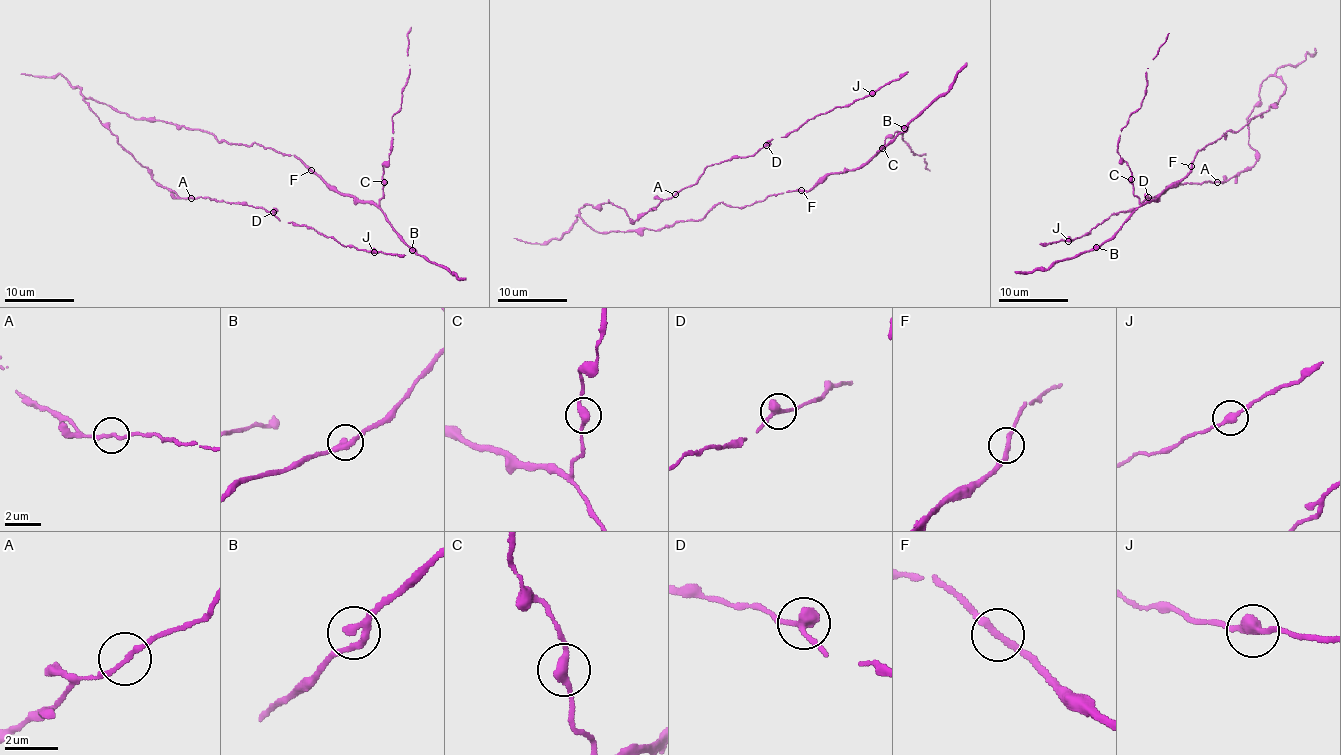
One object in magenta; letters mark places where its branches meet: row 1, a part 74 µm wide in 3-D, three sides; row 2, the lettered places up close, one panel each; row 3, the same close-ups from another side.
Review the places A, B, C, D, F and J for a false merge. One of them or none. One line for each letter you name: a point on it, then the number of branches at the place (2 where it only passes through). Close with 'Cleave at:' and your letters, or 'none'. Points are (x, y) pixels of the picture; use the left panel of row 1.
Cleave at: none

